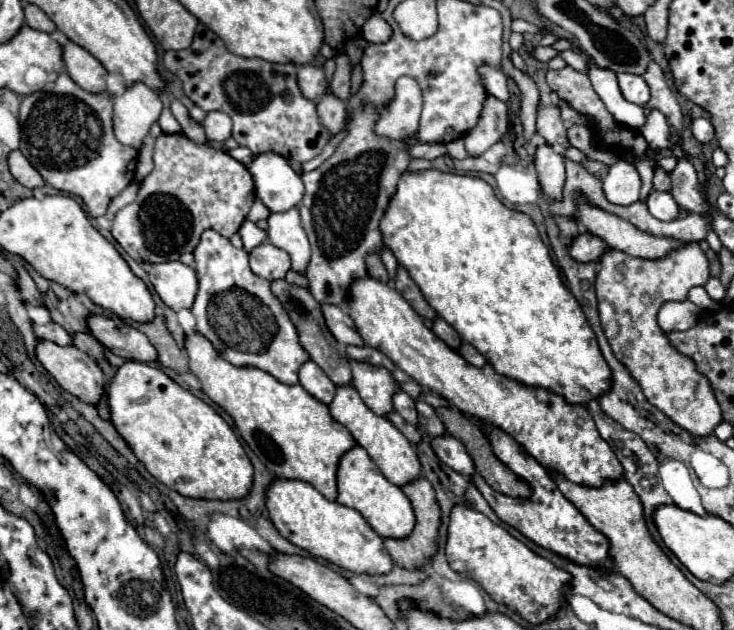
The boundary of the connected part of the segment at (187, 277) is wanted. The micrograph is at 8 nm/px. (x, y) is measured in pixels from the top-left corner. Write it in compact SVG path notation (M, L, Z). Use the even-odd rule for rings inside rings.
M163 262L147 264L145 270L155 292L171 310L191 308L197 294L197 276L191 266L181 262Z

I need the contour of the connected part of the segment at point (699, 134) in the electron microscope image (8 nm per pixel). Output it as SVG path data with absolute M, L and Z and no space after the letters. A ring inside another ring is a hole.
M695 118L691 122L691 132L701 144L709 144L715 138L715 130L707 118Z

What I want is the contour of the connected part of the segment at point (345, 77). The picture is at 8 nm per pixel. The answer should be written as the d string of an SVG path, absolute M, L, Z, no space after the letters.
M339 54L335 56L337 68L331 80L331 92L337 94L341 100L349 98L349 76L351 76L351 62L347 54Z

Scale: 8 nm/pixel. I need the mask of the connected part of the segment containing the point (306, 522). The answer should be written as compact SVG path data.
M275 478L267 486L265 506L269 510L273 526L281 532L281 536L285 536L295 546L311 552L313 556L325 558L351 572L383 574L391 570L393 560L383 548L383 538L371 530L365 518L353 508L345 508L339 502L323 498L309 482Z

